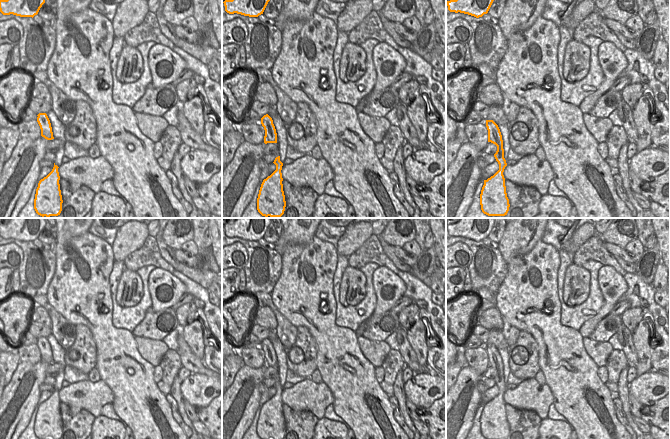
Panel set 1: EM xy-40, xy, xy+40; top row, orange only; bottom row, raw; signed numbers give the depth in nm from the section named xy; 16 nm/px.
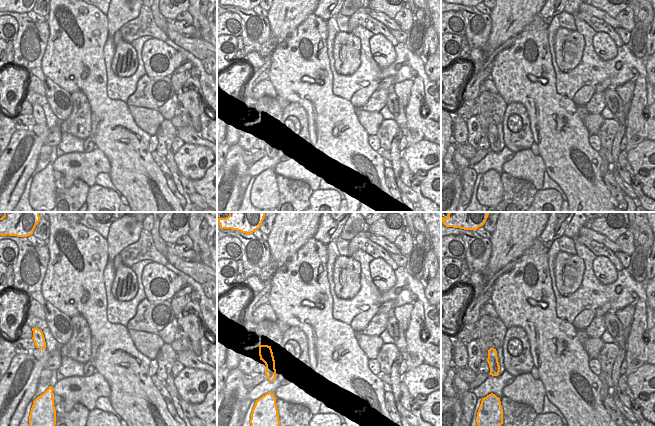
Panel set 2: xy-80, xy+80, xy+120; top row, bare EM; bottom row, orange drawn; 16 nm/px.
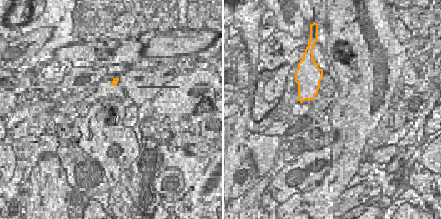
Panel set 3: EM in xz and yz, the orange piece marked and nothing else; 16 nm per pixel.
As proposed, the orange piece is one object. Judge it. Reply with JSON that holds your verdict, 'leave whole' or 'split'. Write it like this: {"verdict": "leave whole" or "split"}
{"verdict": "leave whole"}

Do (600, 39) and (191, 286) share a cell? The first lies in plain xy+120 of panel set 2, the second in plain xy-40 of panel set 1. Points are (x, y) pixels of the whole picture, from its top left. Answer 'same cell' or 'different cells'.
different cells

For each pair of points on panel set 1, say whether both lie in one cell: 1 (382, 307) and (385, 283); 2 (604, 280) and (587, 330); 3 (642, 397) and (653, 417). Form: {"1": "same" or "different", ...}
{"1": "same", "2": "same", "3": "different"}

